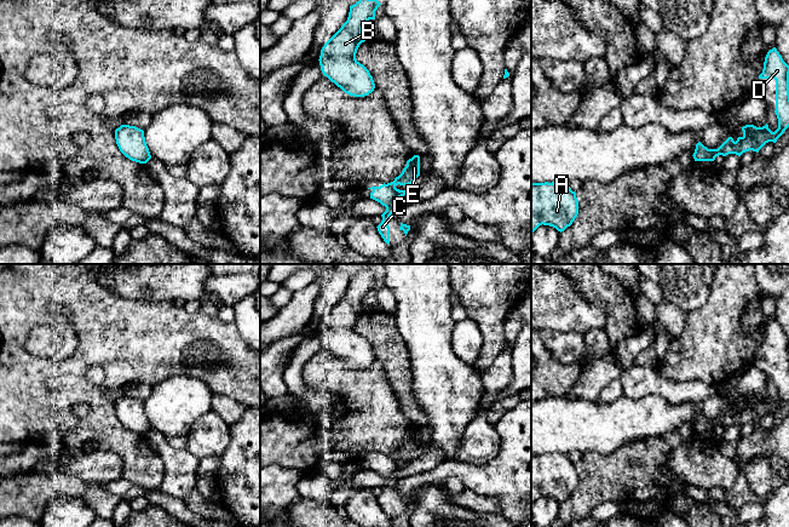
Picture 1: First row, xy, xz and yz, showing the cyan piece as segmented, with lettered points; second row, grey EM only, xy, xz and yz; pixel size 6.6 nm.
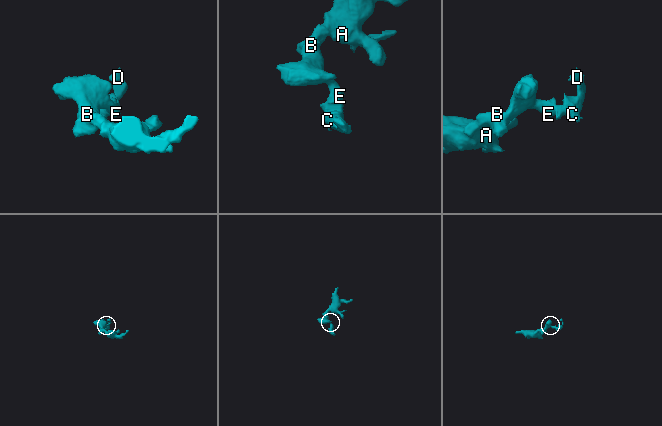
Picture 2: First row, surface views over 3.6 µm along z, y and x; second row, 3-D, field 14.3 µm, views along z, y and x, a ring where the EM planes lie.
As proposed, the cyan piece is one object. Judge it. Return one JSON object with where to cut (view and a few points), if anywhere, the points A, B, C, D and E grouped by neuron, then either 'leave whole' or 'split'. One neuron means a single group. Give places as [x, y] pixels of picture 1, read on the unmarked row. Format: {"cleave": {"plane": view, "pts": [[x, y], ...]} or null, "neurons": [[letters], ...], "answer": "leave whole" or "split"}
{"cleave": null, "neurons": [["A", "B", "C", "D", "E"]], "answer": "leave whole"}

